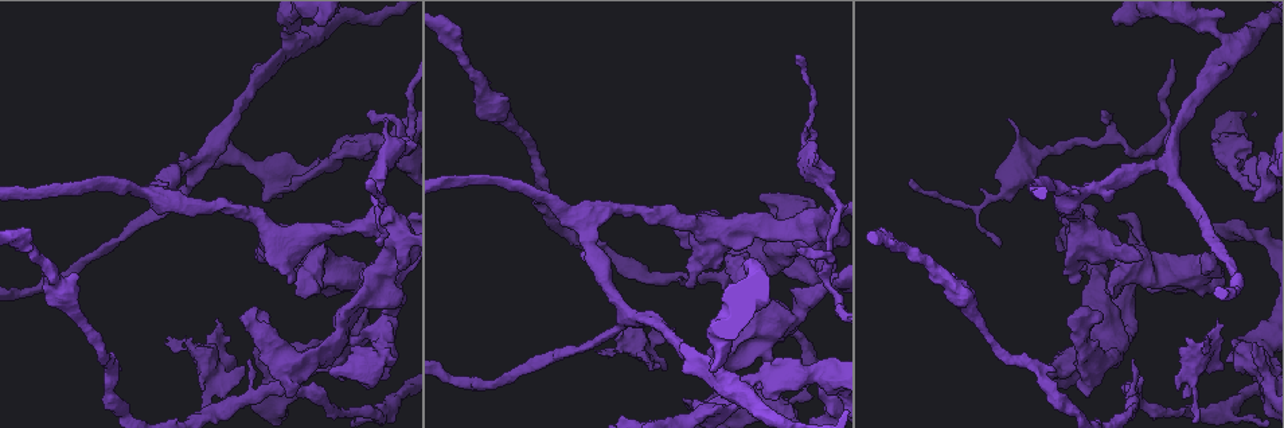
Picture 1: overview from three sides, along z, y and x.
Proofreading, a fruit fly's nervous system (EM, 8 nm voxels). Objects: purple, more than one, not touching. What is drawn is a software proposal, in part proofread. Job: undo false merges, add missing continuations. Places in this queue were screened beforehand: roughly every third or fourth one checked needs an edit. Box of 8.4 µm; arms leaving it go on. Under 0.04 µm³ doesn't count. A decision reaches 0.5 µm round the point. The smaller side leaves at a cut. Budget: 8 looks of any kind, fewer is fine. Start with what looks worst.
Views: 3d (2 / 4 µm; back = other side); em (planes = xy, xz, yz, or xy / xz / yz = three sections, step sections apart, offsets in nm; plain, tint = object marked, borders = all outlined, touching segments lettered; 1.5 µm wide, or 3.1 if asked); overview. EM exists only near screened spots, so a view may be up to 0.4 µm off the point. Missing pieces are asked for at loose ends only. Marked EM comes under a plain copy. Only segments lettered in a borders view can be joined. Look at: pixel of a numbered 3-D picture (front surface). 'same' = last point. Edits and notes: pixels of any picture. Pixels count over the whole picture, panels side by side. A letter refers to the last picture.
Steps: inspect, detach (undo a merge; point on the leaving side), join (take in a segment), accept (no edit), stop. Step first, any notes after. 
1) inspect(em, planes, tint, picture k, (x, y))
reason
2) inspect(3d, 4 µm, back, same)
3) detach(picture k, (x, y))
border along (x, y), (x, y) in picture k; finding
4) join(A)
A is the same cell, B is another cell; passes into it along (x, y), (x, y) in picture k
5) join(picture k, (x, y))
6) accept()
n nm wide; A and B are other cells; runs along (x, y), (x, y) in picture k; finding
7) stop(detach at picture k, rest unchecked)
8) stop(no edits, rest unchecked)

inspect(em, xz, step 8, borders, picture 1, (678, 281))
branch stops here

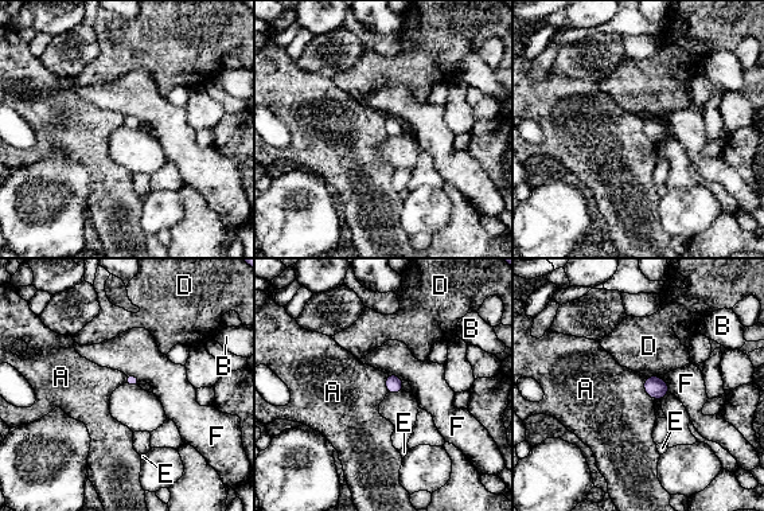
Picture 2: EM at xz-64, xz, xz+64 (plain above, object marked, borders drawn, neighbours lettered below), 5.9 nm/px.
inspect(em, planes, borders, same)
another direction

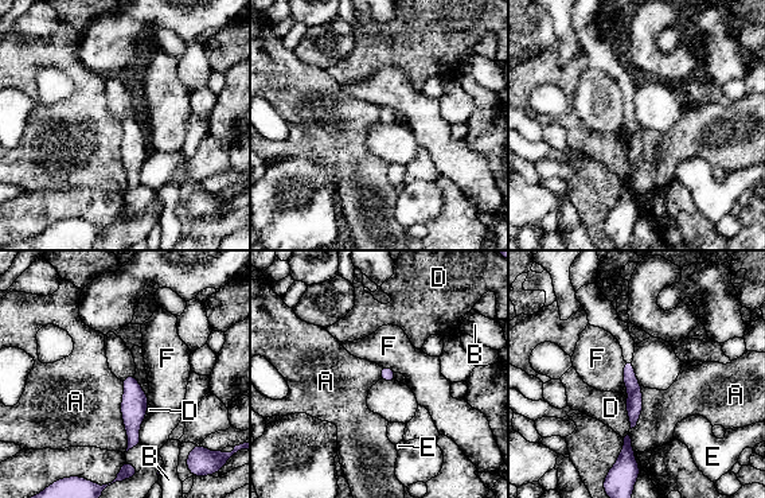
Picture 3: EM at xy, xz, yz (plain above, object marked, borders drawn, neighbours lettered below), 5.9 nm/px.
accept()
A, B, D, E and F are other cells; runs along (629, 362), (633, 421) in picture 3; no lettered segment goes on from it

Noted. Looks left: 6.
inspect(em, xy, step 8, tint, picture 1, (167, 337))
tapers out

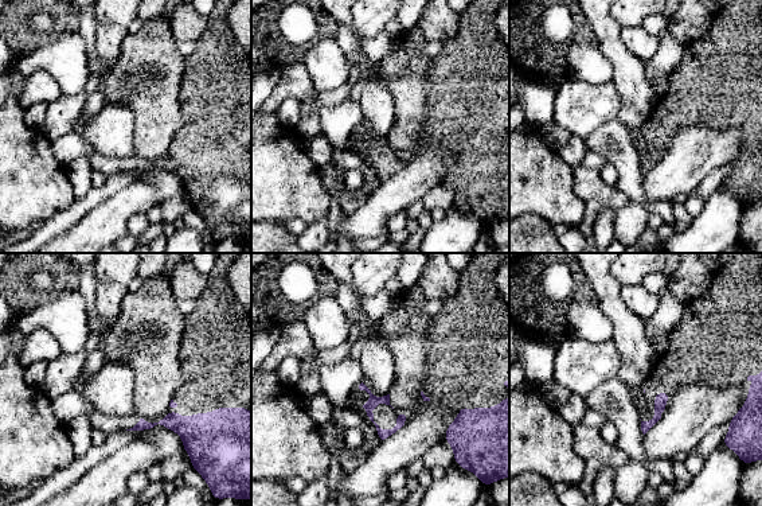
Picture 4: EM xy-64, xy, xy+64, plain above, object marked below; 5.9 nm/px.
inspect(em, planes, borders, same)

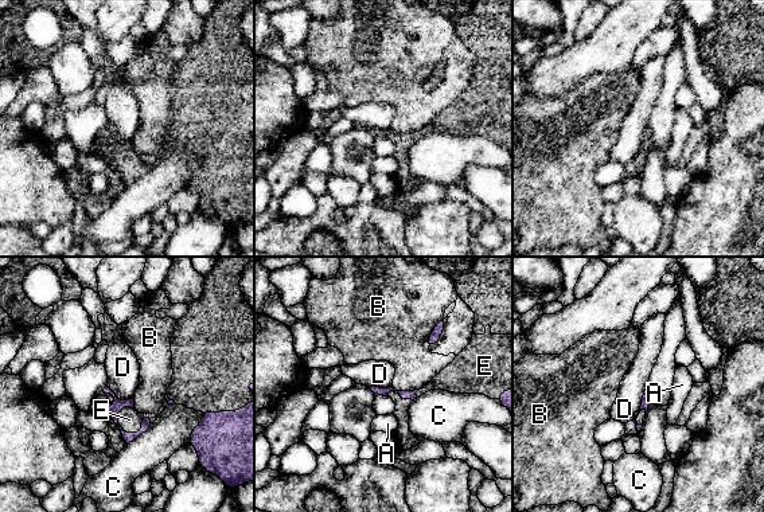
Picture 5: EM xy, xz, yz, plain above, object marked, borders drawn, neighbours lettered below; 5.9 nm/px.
join(E)
E is the same cell, A, B, C and D are other cells; passes into it along (147, 421), (119, 425), (129, 419) in picture 5; it goes on there

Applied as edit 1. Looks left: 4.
inspect(overview)

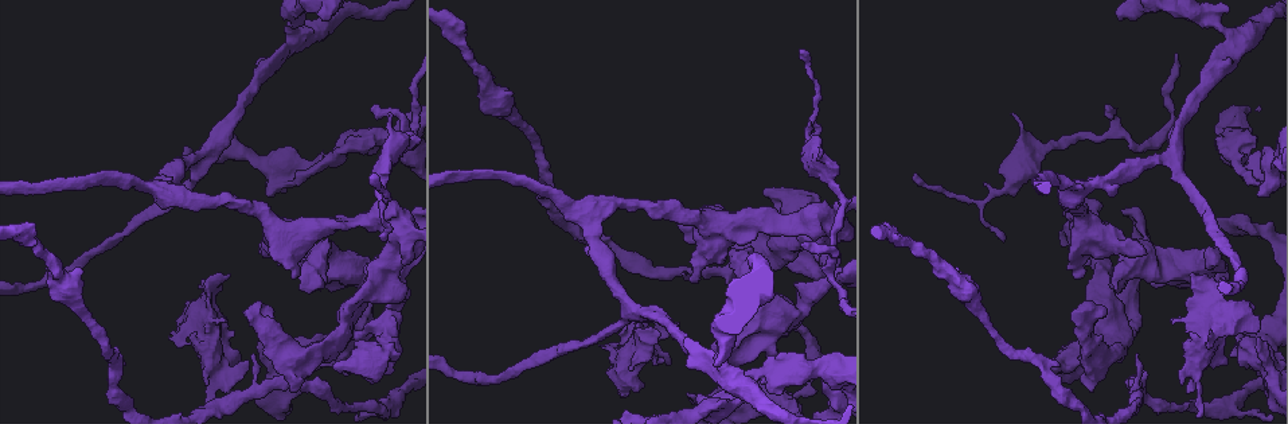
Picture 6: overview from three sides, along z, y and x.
inspect(3d, 4 µm, picture 6, (292, 186))
free end

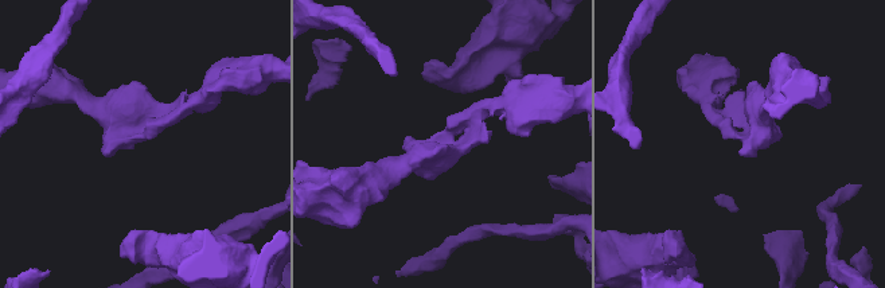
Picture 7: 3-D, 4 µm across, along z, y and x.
inspect(em, planes, borders, picture 7, (145, 136))

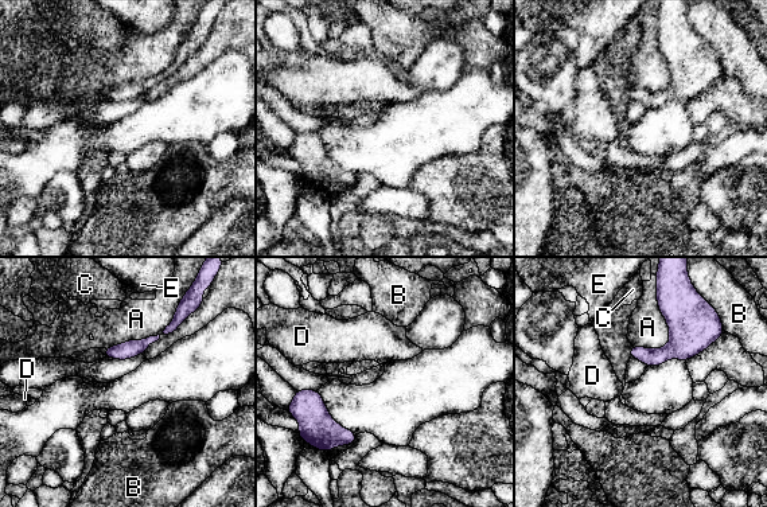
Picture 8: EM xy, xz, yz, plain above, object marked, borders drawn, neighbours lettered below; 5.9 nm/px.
accept()
A, B, C, D and E are other cells; border along (660, 261), (669, 342), (649, 350) in picture 8; no lettered segment goes on from it

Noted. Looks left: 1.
stop(join at picture 5, rest unchecked)

